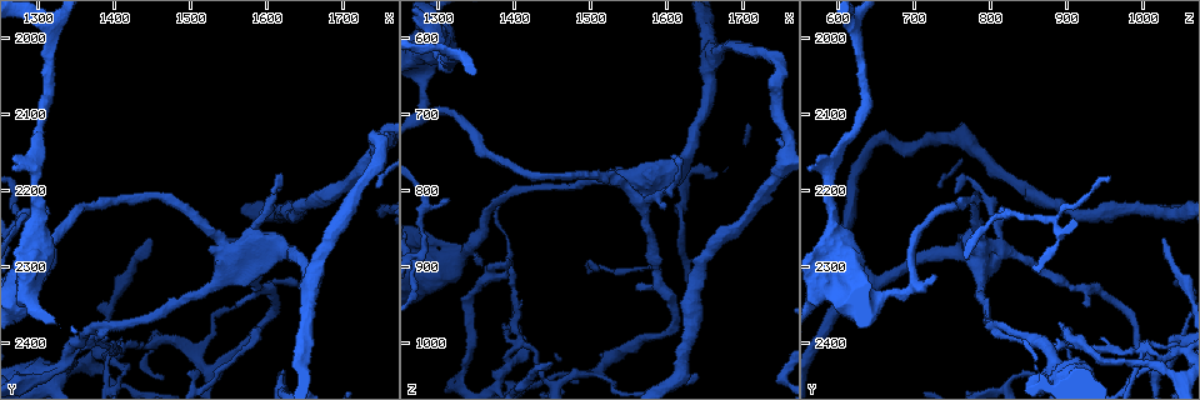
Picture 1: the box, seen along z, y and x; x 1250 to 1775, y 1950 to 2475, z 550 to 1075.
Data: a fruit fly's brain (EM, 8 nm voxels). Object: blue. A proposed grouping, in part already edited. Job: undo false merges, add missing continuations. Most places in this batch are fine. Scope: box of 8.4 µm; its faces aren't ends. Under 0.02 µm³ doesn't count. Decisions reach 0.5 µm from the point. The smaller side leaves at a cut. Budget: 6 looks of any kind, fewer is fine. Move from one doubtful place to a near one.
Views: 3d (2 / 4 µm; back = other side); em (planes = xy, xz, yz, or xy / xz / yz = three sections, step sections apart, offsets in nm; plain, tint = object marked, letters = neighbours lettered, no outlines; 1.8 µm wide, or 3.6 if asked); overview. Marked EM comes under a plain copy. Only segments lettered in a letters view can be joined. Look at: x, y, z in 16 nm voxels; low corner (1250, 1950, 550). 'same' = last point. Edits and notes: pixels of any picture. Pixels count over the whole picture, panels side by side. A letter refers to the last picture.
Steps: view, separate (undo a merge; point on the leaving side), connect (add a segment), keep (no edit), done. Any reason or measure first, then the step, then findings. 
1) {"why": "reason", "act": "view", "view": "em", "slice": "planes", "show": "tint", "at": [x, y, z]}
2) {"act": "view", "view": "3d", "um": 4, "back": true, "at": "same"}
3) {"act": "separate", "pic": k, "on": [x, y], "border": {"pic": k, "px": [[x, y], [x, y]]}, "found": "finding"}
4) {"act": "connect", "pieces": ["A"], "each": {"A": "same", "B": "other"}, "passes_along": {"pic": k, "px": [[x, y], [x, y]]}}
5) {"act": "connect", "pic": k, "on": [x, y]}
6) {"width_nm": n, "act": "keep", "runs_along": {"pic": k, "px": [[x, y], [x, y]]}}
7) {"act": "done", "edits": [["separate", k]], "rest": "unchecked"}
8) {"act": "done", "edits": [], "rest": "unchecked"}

{"why": "long arm stops here", "act": "view", "view": "3d", "um": 2, "at": [1445, 2265, 1025]}

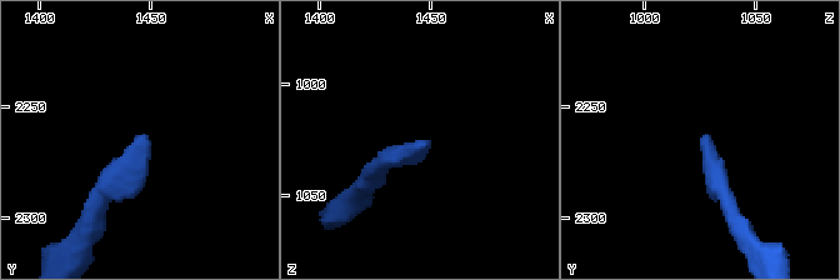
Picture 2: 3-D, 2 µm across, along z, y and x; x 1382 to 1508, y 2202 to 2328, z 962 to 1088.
{"why": "now the EM", "act": "view", "view": "em", "slice": "xy", "step": 4, "show": "tint", "at": [1447, 2263, 1026]}

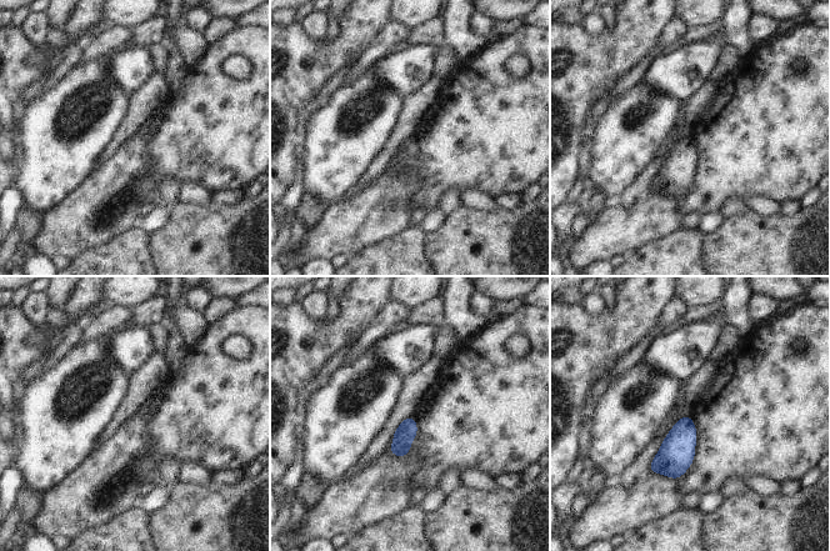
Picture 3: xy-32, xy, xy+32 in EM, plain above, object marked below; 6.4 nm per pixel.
{"why": "cut it another way", "act": "view", "view": "em", "slice": "planes", "show": "letters", "at": "same"}

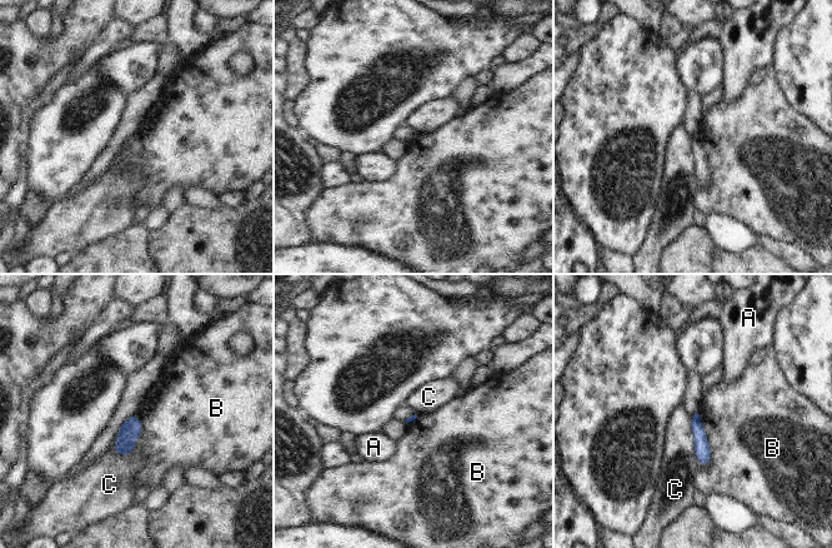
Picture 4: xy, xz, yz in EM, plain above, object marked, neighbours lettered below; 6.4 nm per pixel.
{"act": "keep", "each": {"A": "other", "B": "other", "C": "other"}, "runs_along": {"pic": 4, "px": [[696, 417], [703, 463]]}, "found": "no lettered segment goes on from it"}

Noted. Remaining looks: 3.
{"why": "small branch off a trunk", "act": "view", "view": "3d", "um": 4, "at": [1555, 2300, 790]}

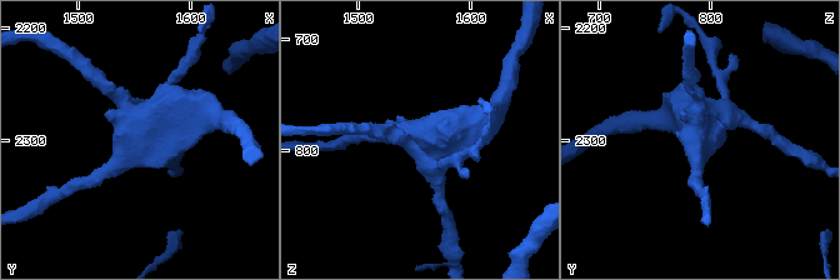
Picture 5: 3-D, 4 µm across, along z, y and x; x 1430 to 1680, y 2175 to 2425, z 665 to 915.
{"why": "now the EM", "act": "view", "view": "em", "um": 3.6, "slice": "xz", "step": 8, "show": "letters", "at": [1556, 2298, 792]}

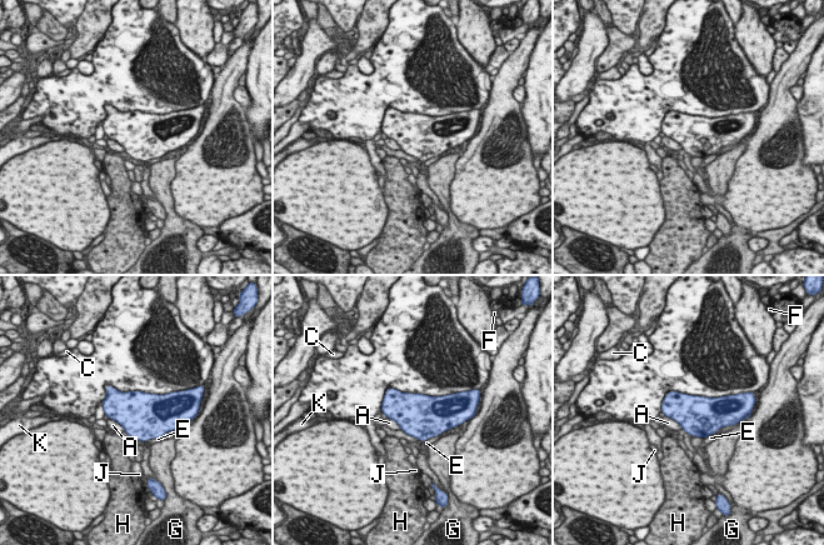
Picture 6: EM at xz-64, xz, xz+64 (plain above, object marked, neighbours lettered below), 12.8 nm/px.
{"why": "cut it another way", "act": "view", "view": "em", "um": 3.6, "slice": "planes", "show": "letters", "at": "same"}

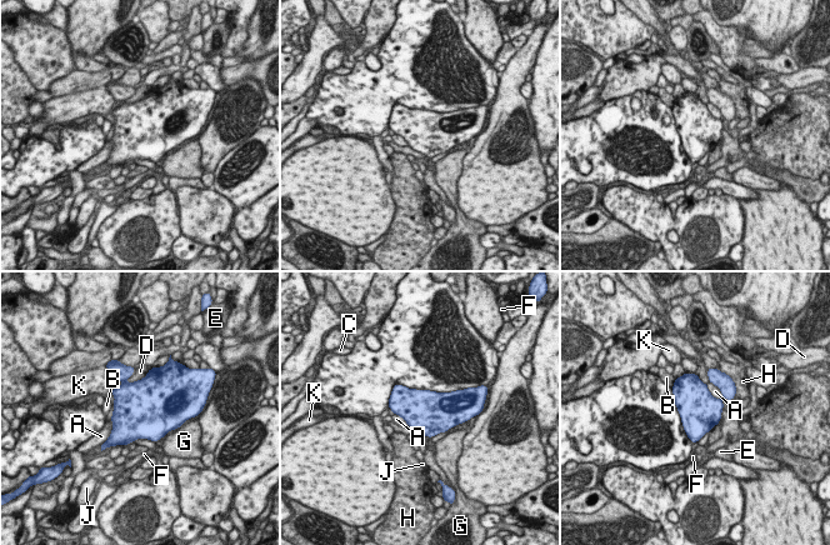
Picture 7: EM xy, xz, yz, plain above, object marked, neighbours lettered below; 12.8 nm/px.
{"width_nm": 500, "act": "keep", "each": {"A": "other", "B": "other", "C": "other", "D": "other", "E": "other", "F": "other", "G": "other", "H": "other", "J": "other", "K": "other"}, "found": "all the same cell"}

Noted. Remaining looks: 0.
{"act": "done", "edits": [], "rest": "unchecked"}

